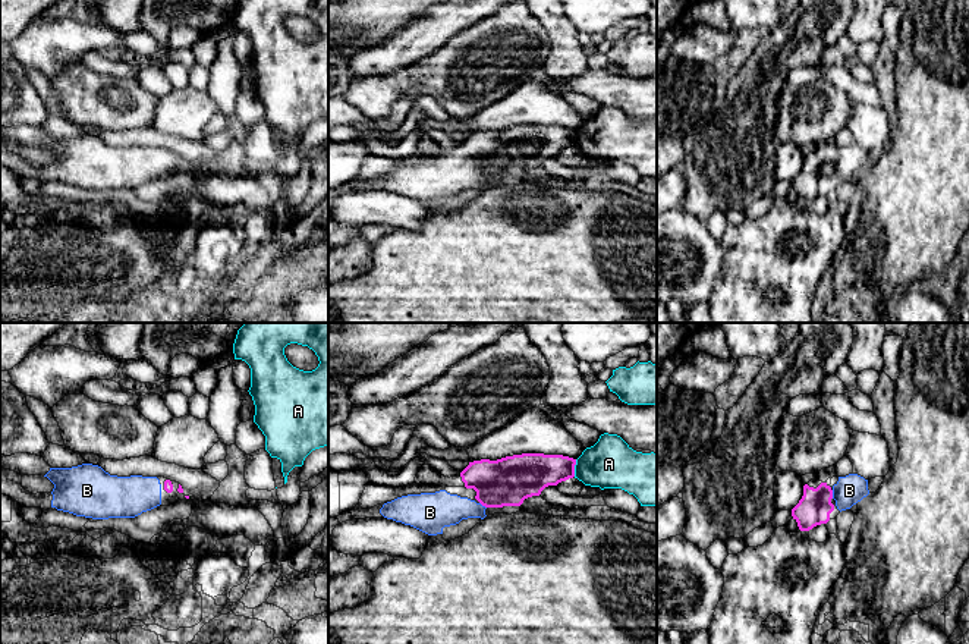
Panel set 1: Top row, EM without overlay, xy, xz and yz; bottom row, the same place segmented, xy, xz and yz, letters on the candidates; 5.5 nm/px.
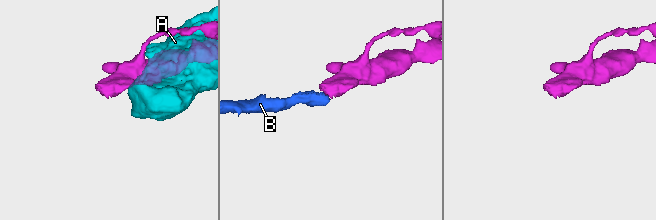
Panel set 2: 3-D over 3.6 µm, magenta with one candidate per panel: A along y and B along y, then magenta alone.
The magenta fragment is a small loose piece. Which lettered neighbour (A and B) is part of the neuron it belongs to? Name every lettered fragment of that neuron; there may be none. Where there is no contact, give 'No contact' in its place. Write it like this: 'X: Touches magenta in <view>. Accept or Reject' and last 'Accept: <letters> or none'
A: Touches magenta in xz. Reject
B: Touches magenta in yz. Accept
Accept: B

